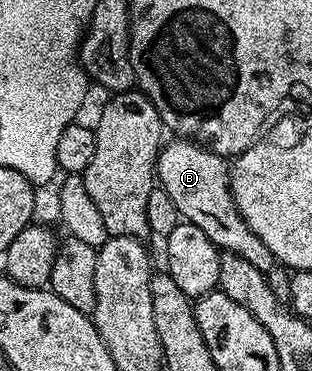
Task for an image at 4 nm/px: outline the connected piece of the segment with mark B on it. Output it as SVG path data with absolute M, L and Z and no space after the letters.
M172 139L160 150L160 156L156 158L156 175L159 188L170 195L174 207L178 207L181 218L187 224L198 227L206 235L206 239L214 242L217 249L225 253L242 255L249 263L254 263L258 271L265 274L271 271L278 262L276 256L250 231L246 219L238 211L232 194L232 182L230 180L230 165L225 158L217 153L212 153L204 146L196 144L191 139Z

